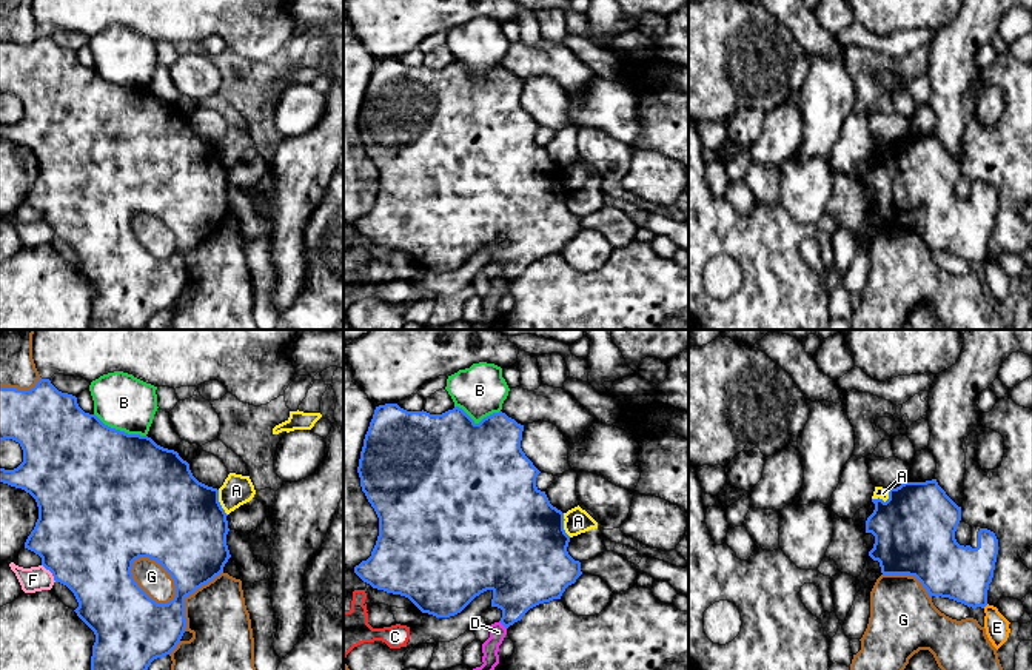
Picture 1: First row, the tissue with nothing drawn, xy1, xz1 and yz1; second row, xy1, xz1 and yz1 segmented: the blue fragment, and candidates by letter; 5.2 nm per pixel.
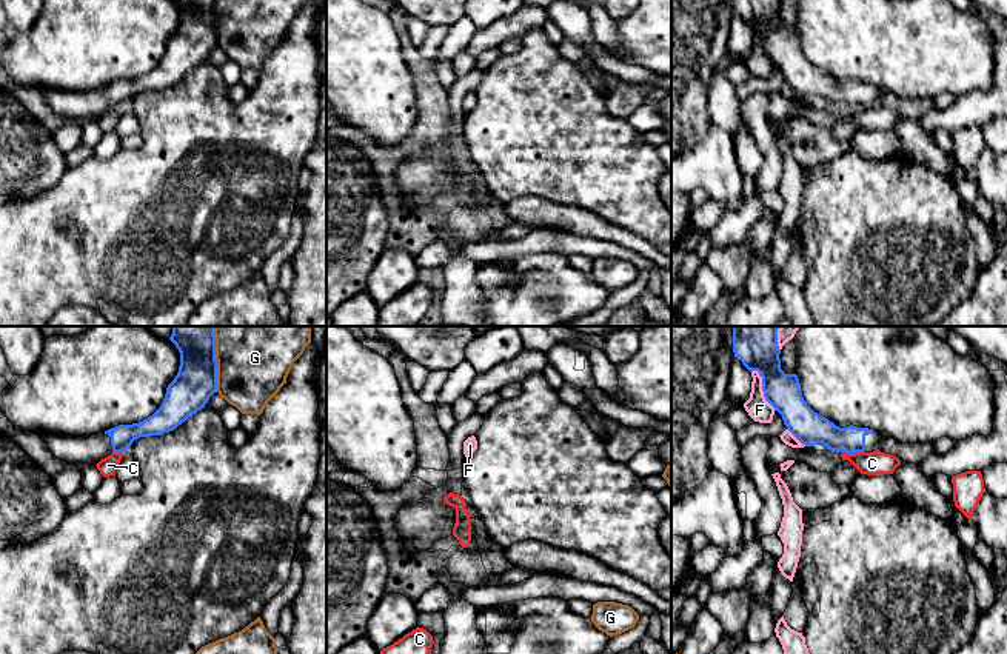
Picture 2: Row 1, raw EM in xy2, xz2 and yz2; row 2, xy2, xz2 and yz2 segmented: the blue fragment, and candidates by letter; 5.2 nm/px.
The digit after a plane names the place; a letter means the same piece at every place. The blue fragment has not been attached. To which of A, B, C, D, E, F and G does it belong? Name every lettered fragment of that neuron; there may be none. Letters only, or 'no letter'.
no letter

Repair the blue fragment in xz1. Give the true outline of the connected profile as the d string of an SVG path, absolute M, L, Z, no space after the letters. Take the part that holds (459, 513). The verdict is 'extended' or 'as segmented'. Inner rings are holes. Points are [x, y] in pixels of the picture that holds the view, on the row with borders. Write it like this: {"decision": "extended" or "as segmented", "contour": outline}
{"decision": "as segmented", "contour": "M397 404L379 405L374 410L368 431L364 439L357 473L360 487L368 502L379 518L379 536L371 556L354 567L354 573L373 588L408 598L422 613L436 618L450 618L461 613L476 596L491 590L491 607L502 610L501 624L508 628L533 607L561 599L565 588L582 575L581 562L575 561L568 551L570 536L564 530L564 513L553 507L545 494L536 487L541 473L521 448L524 425L508 417L505 413L493 413L476 424L462 408L454 407L442 414L427 411L407 411Z"}

